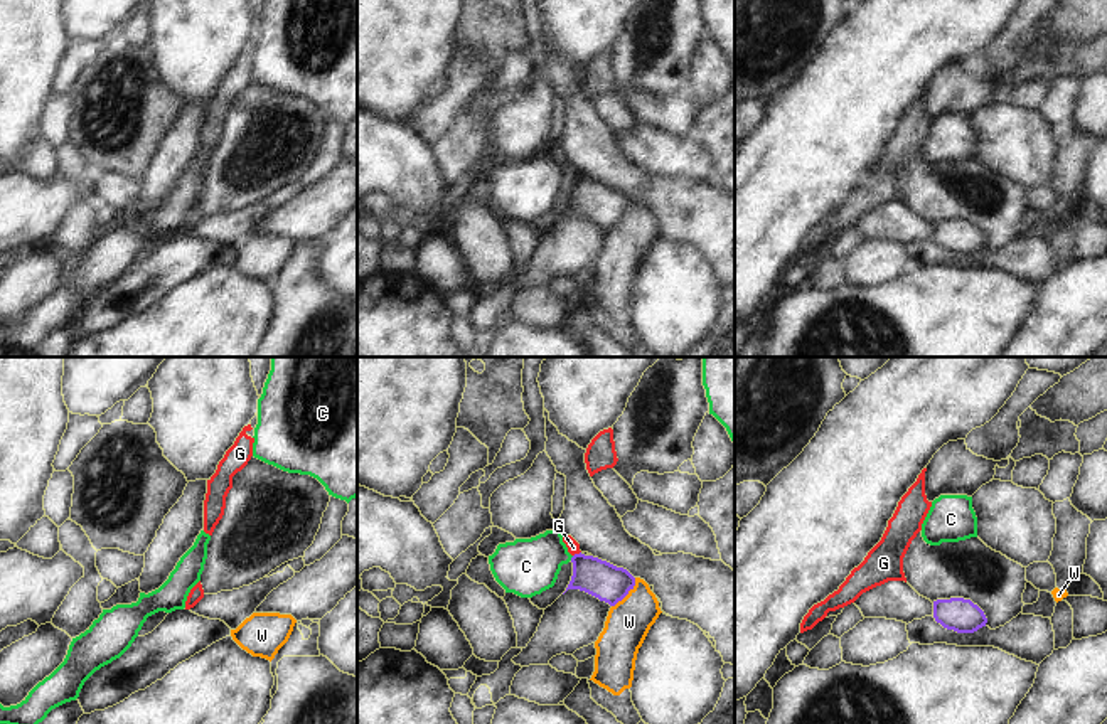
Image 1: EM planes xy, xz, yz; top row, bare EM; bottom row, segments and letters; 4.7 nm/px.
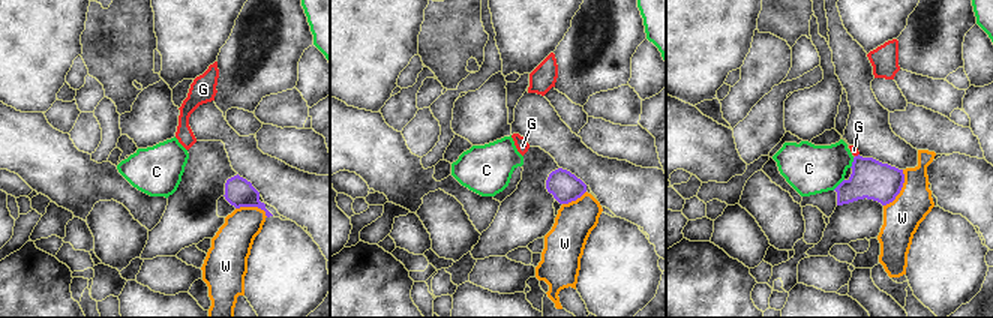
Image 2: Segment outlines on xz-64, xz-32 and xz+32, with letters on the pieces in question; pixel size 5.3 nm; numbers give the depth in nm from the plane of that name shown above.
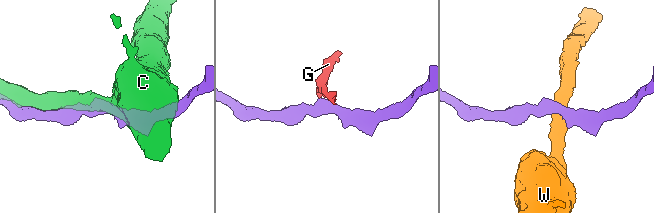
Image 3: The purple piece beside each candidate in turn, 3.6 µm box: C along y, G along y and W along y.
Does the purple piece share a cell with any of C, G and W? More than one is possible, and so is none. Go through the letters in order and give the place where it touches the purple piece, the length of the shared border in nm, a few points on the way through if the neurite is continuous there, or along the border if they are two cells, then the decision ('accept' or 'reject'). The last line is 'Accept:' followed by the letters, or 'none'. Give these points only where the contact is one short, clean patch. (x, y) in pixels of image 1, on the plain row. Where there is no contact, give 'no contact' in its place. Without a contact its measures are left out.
C: xz (572, 180) | 30 nm | reject
G: xz (577, 177) | 50 nm | along xz (580, 174), (573, 179) | reject
W: xz (627, 216) | 180 nm | reject
Accept: none

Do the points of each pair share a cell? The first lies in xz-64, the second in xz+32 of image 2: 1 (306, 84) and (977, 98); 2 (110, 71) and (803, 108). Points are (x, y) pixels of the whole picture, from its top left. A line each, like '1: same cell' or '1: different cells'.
1: different cells
2: different cells

